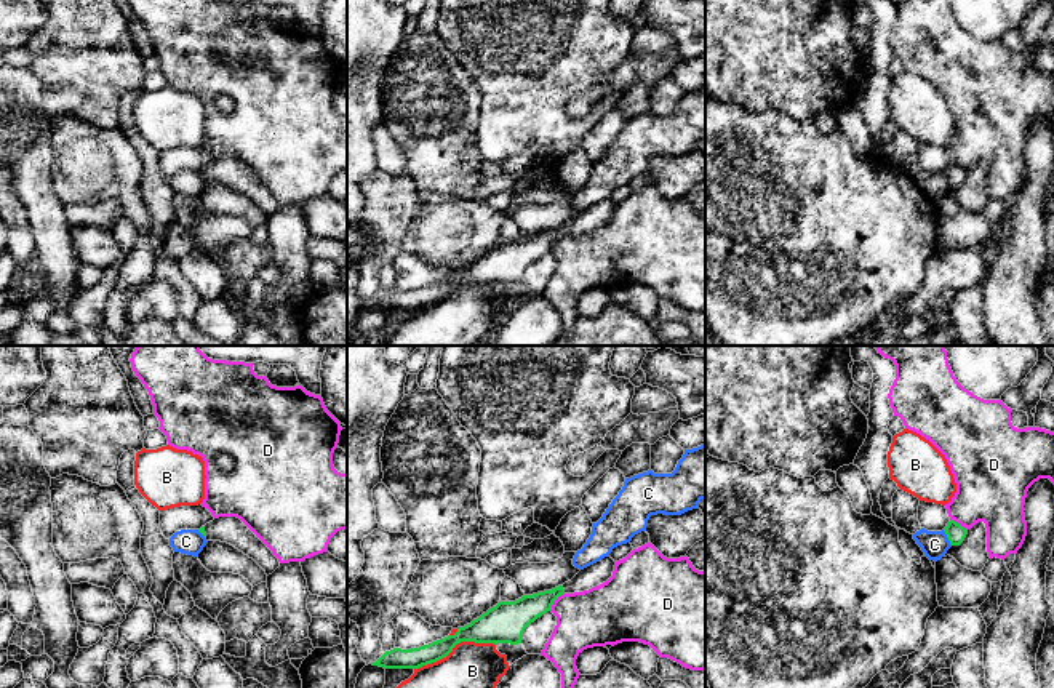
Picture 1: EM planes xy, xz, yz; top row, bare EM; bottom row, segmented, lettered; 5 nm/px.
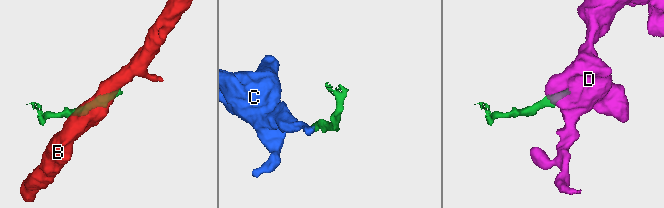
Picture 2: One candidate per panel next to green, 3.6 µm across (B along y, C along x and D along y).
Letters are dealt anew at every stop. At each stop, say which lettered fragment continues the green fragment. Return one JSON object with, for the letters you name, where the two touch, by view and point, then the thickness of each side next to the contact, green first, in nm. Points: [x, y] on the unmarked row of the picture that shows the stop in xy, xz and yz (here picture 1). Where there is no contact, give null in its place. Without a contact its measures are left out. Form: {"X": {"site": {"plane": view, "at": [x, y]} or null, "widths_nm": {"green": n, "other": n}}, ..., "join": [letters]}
{"join": []}

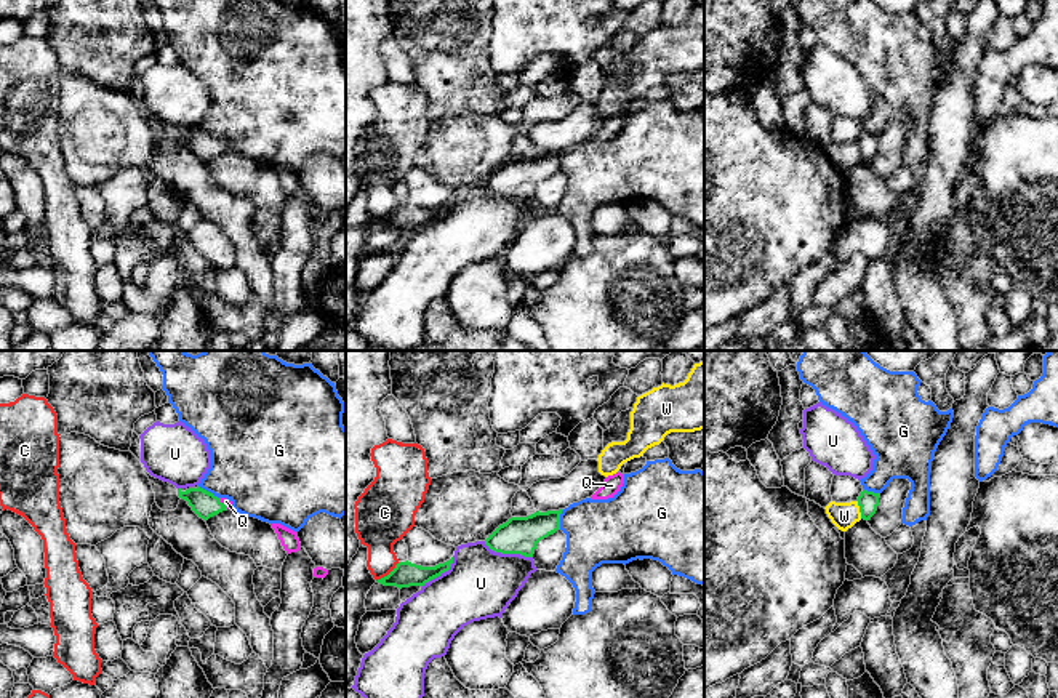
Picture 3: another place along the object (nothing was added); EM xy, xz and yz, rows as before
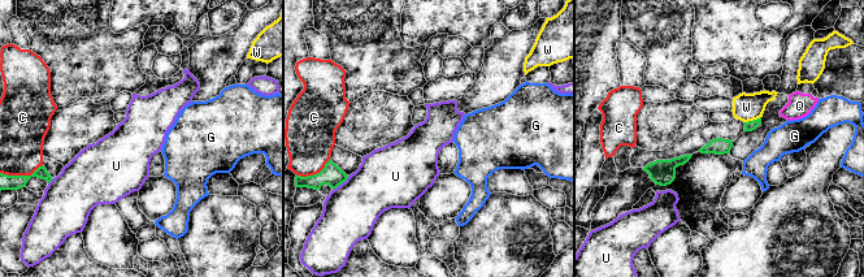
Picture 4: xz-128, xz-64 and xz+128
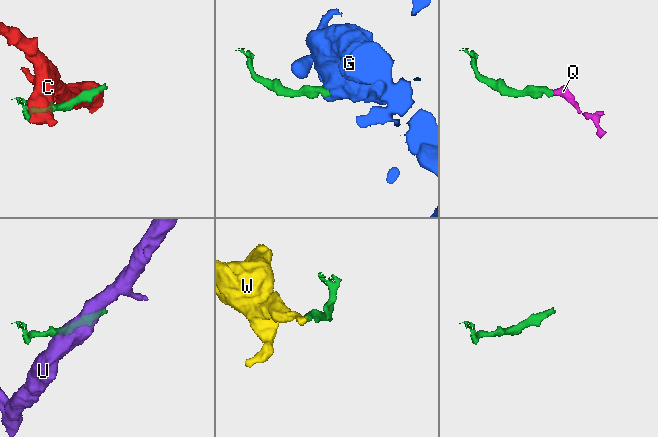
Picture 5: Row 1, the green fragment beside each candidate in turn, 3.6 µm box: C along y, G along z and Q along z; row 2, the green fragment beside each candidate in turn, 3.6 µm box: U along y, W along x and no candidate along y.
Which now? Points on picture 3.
{"Q": {"site": {"plane": "xy", "at": [221, 144]}, "widths_nm": {"green": 140, "other": 40}}, "join": ["Q"]}

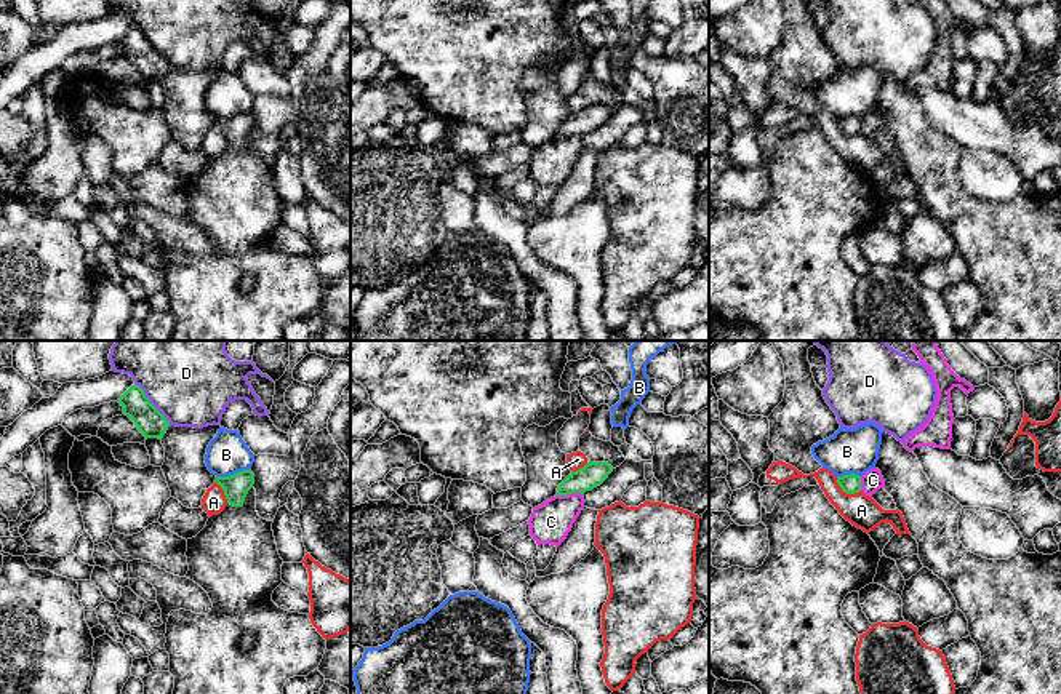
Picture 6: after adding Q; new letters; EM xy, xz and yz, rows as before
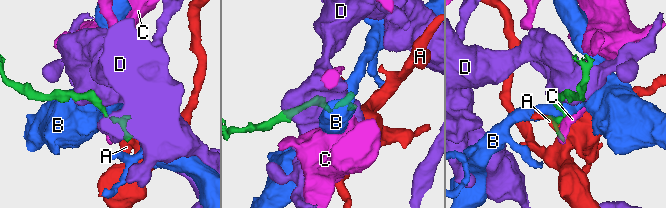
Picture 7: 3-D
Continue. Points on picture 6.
{"join": []}

